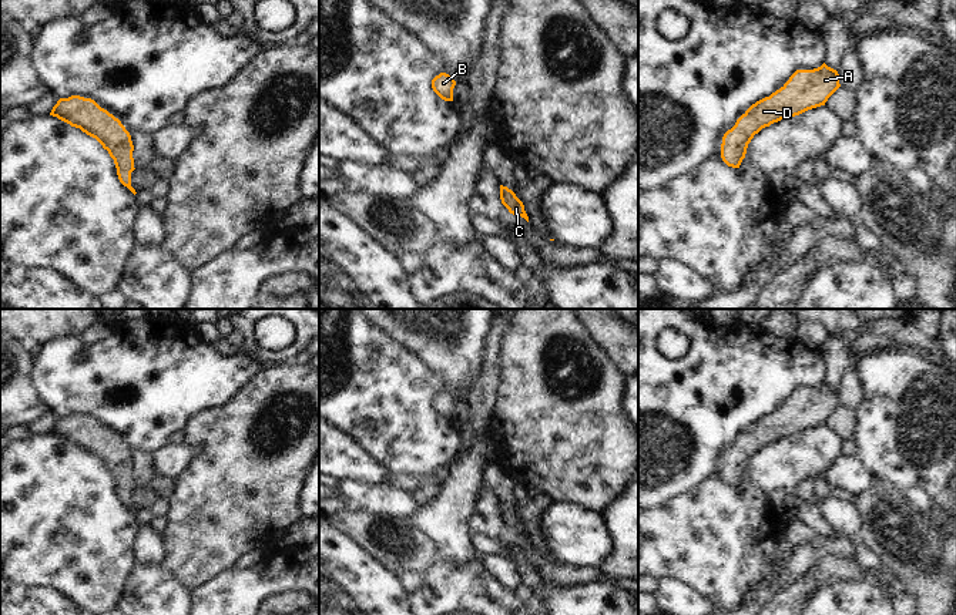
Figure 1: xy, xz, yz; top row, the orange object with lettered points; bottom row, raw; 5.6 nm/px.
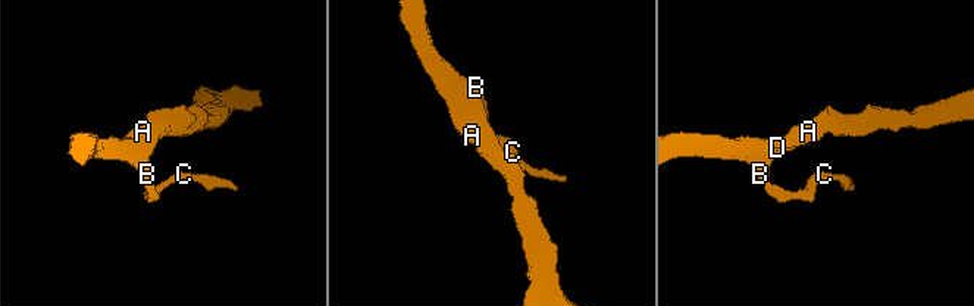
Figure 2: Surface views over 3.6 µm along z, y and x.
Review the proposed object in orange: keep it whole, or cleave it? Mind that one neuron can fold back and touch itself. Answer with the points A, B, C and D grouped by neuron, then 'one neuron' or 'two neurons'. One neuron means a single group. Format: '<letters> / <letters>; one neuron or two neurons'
A B C D; one neuron

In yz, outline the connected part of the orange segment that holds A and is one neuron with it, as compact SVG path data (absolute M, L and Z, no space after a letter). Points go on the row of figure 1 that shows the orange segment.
M825 63L814 70L796 70L779 90L752 104L724 134L722 161L728 167L739 168L755 134L784 118L825 105L839 87L838 71Z

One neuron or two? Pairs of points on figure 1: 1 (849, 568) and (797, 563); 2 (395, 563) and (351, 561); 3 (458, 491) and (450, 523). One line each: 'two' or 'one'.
1: two
2: two
3: one

